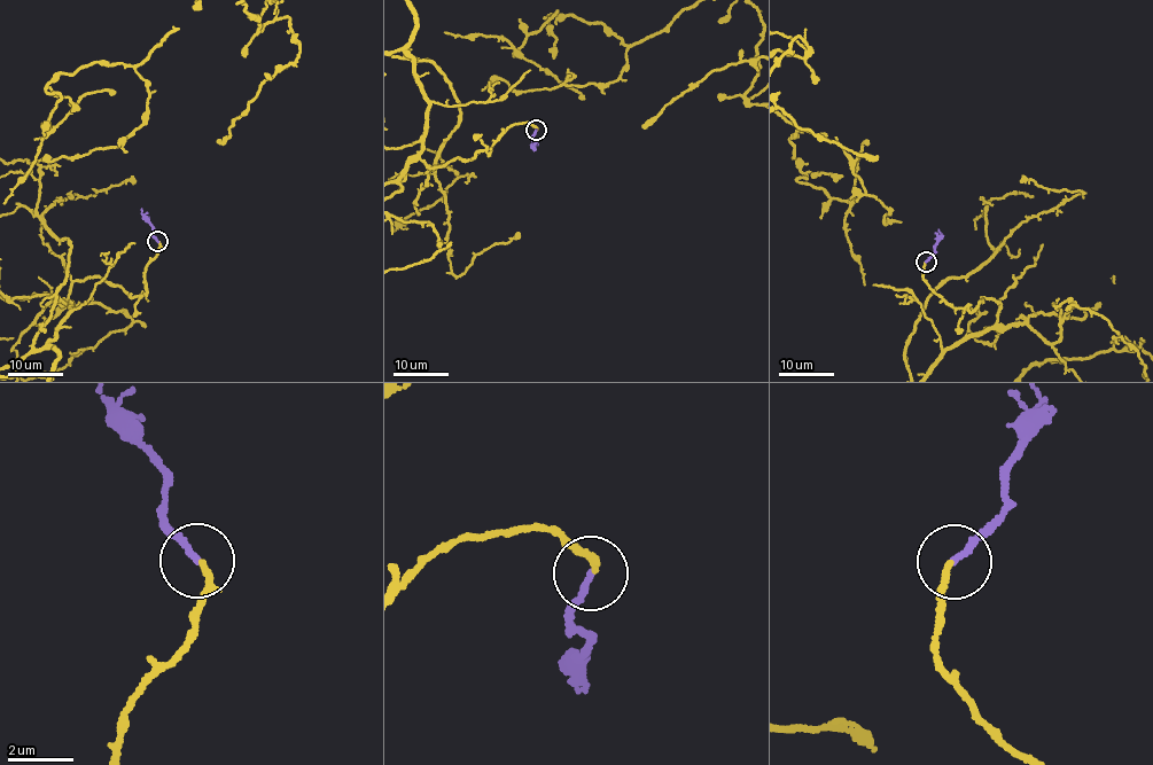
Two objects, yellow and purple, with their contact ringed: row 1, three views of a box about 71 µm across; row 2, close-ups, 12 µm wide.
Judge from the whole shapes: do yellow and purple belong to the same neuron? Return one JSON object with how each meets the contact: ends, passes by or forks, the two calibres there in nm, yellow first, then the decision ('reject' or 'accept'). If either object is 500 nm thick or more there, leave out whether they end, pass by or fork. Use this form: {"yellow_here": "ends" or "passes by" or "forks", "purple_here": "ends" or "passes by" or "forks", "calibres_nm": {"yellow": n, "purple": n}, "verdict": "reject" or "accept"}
{"yellow_here": "ends", "purple_here": "ends", "calibres_nm": {"yellow": 190, "purple": 190}, "verdict": "accept"}

